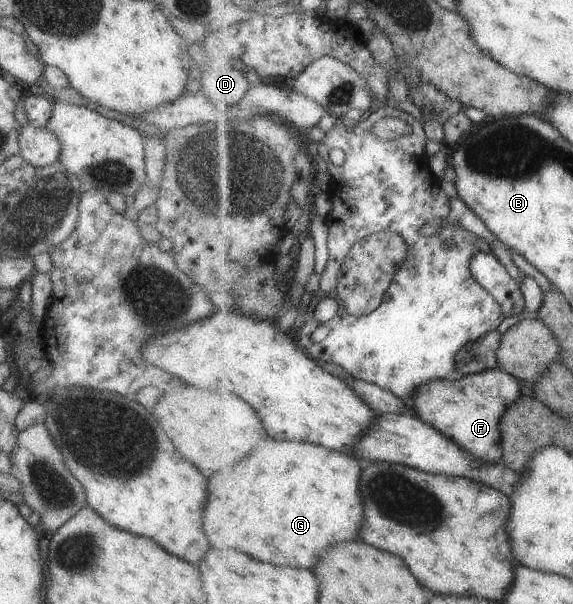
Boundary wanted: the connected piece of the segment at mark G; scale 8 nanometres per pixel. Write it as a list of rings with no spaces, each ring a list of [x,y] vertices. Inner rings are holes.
[[[268,439],[268,443],[264,447],[258,447],[252,455],[244,457],[240,461],[240,465],[222,471],[216,471],[210,479],[208,479],[208,501],[204,507],[204,533],[208,537],[208,543],[212,547],[234,547],[240,551],[246,551],[252,557],[258,557],[262,561],[270,561],[276,565],[296,565],[296,567],[316,567],[316,563],[320,561],[322,553],[330,547],[330,545],[338,545],[342,541],[354,539],[362,527],[364,521],[364,501],[360,497],[360,477],[362,477],[362,463],[352,454],[330,449],[325,445],[315,444],[309,441],[280,441],[280,439]]]

